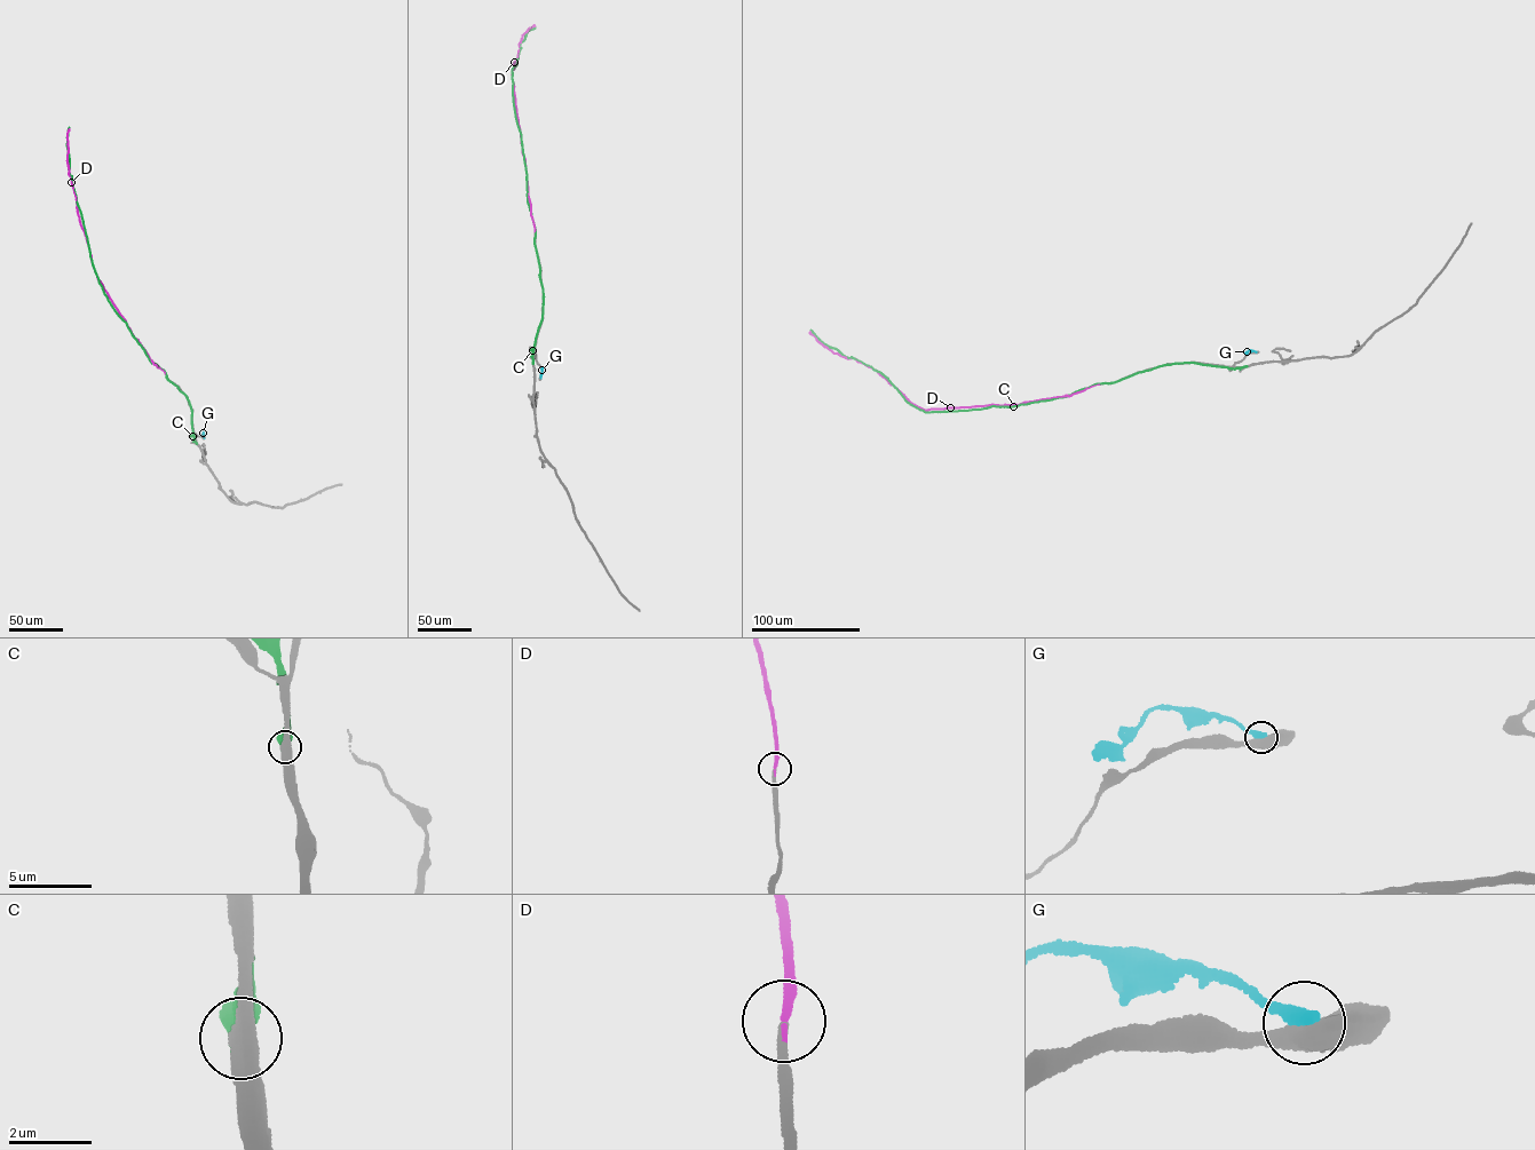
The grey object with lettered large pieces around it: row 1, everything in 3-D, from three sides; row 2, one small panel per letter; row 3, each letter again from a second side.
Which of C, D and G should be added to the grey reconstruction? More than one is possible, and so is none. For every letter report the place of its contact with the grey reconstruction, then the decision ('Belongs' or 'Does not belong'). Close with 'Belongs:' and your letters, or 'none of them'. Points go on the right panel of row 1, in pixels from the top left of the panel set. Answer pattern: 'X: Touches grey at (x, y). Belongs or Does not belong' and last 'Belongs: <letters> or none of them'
C: Touches grey at (1247, 366). Does not belong
D: Touches grey at (1100, 383). Belongs
G: Touches grey at (1256, 351). Does not belong
Belongs: D

